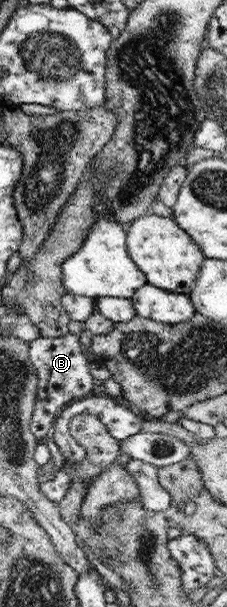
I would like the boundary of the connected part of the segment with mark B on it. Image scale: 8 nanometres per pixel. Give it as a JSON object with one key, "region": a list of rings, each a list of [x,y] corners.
{"region":[[[70,332],[56,338],[40,336],[29,342],[30,363],[38,375],[37,403],[31,417],[30,430],[38,441],[44,441],[51,435],[55,420],[66,406],[98,391],[83,350],[79,335]]]}

